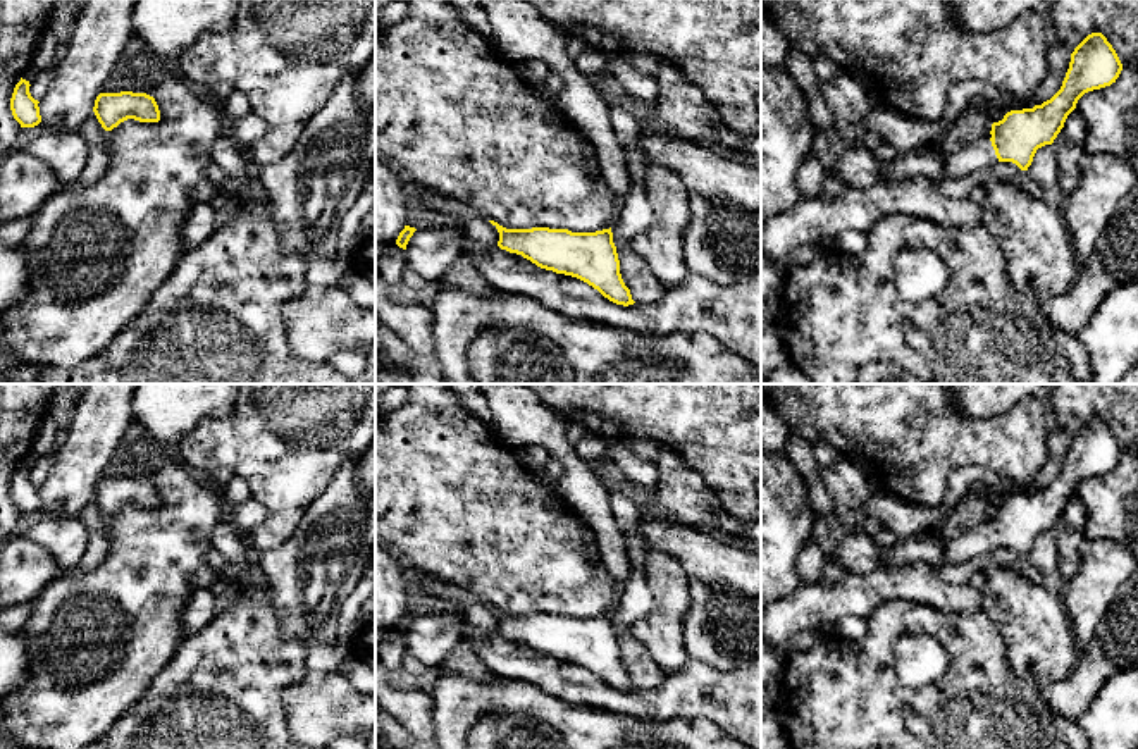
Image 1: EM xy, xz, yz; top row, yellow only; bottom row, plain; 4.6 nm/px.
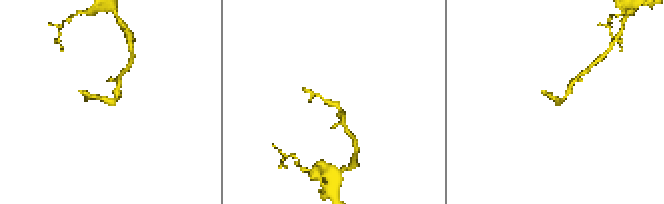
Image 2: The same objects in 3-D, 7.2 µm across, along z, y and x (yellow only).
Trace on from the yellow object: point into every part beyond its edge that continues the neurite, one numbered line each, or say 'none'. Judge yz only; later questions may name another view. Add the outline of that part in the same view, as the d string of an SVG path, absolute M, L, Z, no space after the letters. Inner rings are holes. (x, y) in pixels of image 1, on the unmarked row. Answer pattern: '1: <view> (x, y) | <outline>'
1: yz (973, 543) | M986 520L956 539L940 544L942 561L952 566L964 565L981 554L999 549L990 523L992 520Z

